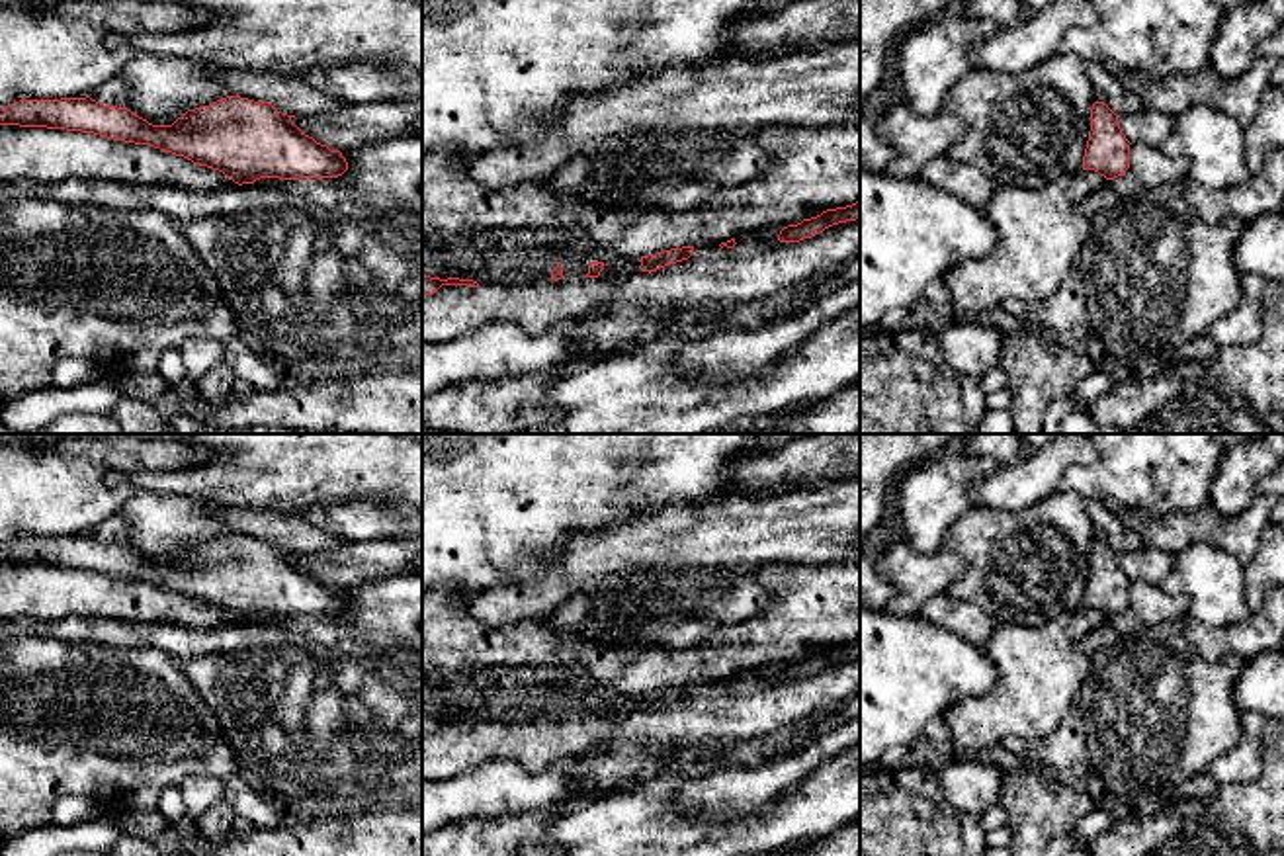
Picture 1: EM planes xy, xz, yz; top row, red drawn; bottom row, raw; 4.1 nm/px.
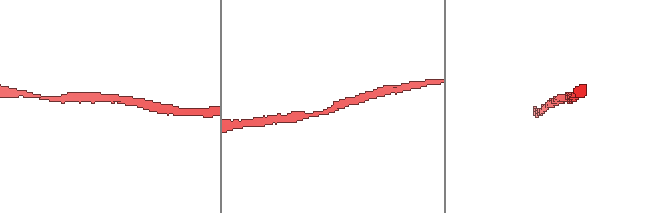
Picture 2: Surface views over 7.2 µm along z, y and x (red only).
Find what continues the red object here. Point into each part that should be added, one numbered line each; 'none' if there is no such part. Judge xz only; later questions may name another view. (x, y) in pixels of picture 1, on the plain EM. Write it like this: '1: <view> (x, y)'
none

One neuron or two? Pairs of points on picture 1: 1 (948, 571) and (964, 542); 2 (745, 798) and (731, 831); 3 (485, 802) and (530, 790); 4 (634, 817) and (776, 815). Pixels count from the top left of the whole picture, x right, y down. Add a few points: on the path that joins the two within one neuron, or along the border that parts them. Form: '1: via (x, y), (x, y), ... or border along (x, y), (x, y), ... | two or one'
1: border along (944, 546), (964, 565), (958, 579), (946, 591) | two
2: border along (778, 794), (729, 817), (696, 819), (690, 815) | two
3: via (497, 790), (518, 790) | one
4: via (669, 835), (741, 835) | one

